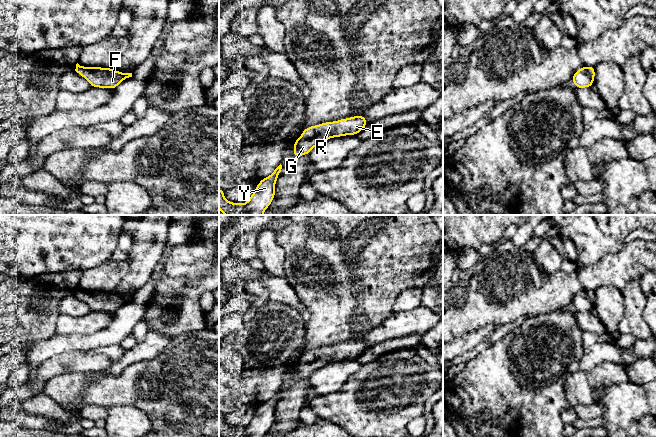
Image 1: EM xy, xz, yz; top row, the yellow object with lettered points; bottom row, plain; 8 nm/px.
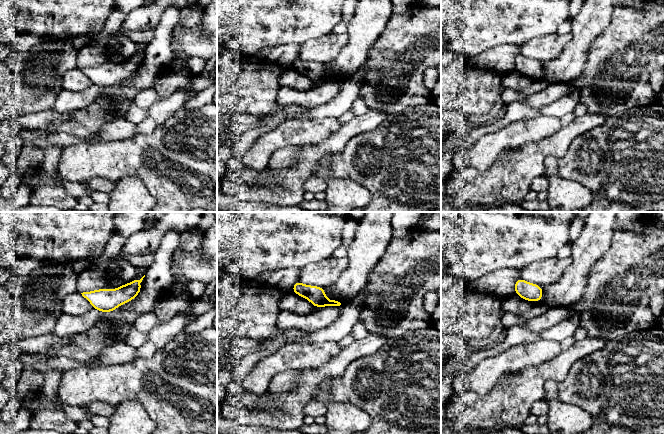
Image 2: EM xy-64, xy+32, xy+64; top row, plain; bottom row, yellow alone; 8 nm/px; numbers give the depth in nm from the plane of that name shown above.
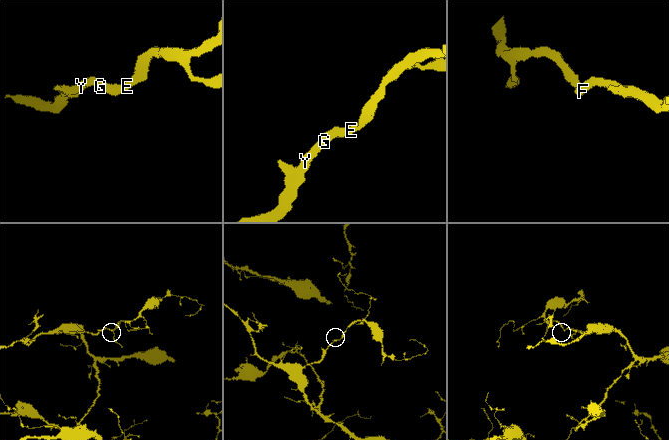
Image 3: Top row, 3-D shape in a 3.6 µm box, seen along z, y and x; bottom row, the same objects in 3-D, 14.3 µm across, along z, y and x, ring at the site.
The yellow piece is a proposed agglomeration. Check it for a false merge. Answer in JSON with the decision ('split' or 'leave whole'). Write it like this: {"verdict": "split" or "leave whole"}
{"verdict": "leave whole"}

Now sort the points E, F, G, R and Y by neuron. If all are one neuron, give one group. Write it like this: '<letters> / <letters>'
E F G R Y

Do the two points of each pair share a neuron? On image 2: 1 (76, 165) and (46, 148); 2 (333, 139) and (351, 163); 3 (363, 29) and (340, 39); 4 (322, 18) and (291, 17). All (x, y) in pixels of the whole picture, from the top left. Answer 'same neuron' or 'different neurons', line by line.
1: different neurons
2: different neurons
3: different neurons
4: same neuron

